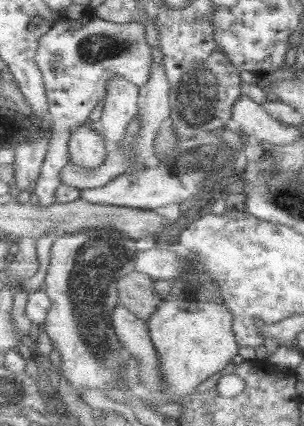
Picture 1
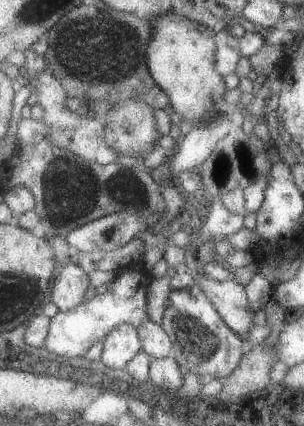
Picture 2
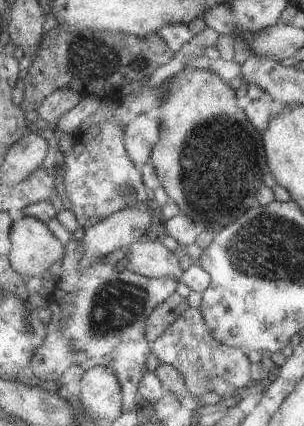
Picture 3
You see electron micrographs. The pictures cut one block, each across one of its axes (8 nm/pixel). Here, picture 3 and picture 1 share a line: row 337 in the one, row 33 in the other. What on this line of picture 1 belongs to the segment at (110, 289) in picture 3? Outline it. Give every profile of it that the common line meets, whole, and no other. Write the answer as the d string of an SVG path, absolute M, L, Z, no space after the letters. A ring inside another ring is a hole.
M95 12L93 16L85 16L81 20L55 20L51 30L41 36L39 40L39 54L37 54L37 62L39 68L43 70L45 76L45 84L47 84L47 96L51 102L51 114L53 114L53 138L51 138L51 150L47 154L47 160L43 164L37 188L35 188L35 196L39 198L41 208L53 208L57 204L57 188L63 182L61 172L63 168L67 168L67 164L73 164L71 160L71 128L81 126L89 120L89 116L97 110L97 106L101 102L107 100L109 96L109 88L111 88L111 80L125 80L135 84L137 88L147 88L147 84L151 84L151 76L153 76L153 54L151 54L151 42L147 38L147 28L143 24L113 24L109 20L99 18L99 14Z

